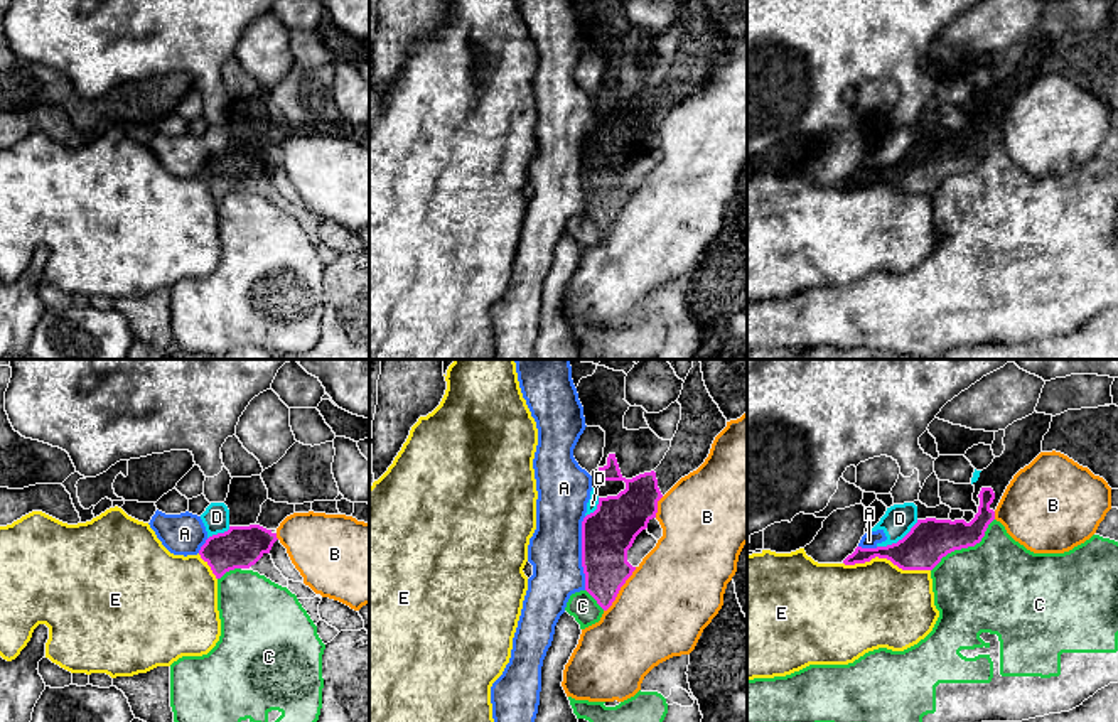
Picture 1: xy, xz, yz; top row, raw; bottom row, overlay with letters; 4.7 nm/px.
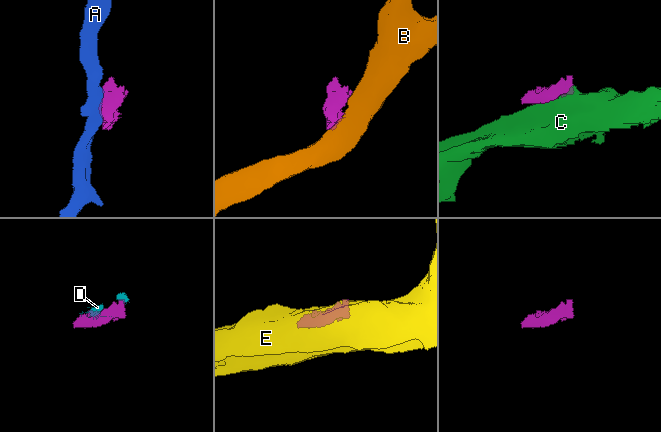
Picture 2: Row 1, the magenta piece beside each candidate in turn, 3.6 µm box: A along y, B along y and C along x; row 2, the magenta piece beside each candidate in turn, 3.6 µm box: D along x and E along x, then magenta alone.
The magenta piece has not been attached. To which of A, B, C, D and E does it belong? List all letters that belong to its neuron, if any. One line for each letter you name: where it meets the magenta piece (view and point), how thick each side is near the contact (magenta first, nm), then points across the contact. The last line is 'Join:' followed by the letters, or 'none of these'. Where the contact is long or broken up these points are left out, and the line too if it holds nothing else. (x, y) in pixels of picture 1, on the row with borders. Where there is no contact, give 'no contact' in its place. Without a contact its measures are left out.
Join: none of these

